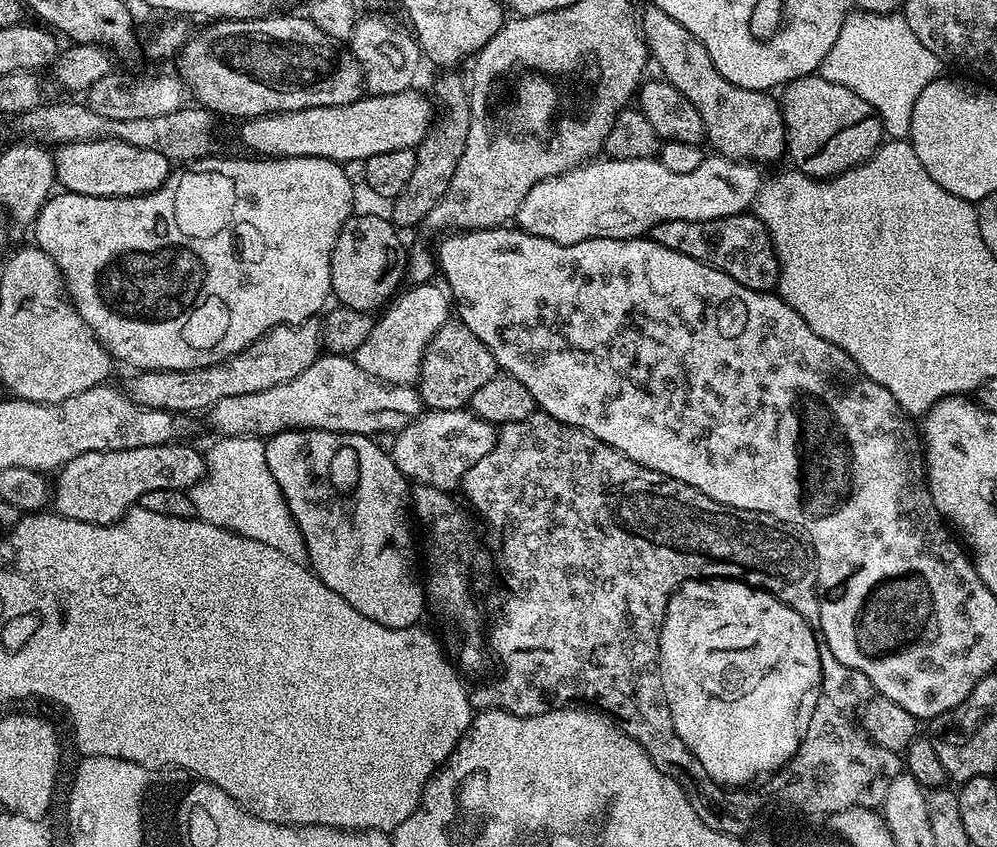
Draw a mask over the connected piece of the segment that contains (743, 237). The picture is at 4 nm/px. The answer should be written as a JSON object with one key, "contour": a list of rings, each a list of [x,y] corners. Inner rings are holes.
{"contour":[[[754,214],[723,216],[713,220],[658,222],[658,226],[651,230],[650,239],[658,242],[658,246],[666,246],[666,250],[678,250],[678,254],[686,254],[686,258],[694,258],[711,268],[722,270],[722,274],[734,278],[734,282],[742,282],[742,286],[755,292],[771,292],[779,285],[780,263],[772,235]]]}

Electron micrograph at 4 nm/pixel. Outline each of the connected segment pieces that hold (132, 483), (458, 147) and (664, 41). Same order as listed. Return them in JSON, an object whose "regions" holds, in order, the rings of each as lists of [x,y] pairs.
{"regions":[[[[173,442],[162,446],[138,446],[134,450],[87,452],[59,469],[54,476],[54,508],[61,516],[92,524],[116,524],[130,509],[139,505],[142,494],[150,490],[190,490],[206,475],[206,456],[191,448],[188,442]]],[[[448,70],[436,80],[431,95],[444,103],[444,108],[448,113],[444,116],[444,121],[429,128],[424,135],[421,144],[417,144],[414,151],[416,161],[414,162],[414,174],[410,177],[410,182],[406,182],[406,190],[398,194],[391,205],[392,213],[390,219],[397,229],[412,228],[423,225],[426,214],[438,206],[442,194],[450,186],[450,178],[454,178],[454,170],[458,170],[458,158],[462,158],[462,150],[466,146],[466,134],[470,134],[470,118],[472,113],[469,108],[470,92],[466,87],[466,80],[459,76],[459,71]]],[[[645,3],[645,8],[638,12],[638,23],[640,25],[640,35],[642,40],[648,44],[648,55],[660,67],[660,72],[667,83],[674,86],[674,90],[678,90],[690,102],[694,102],[694,110],[698,110],[698,114],[702,114],[702,122],[704,123],[704,135],[707,143],[712,143],[711,151],[721,156],[727,156],[729,160],[743,160],[745,162],[755,162],[757,165],[772,164],[779,156],[783,157],[786,152],[786,141],[784,139],[784,119],[780,113],[780,105],[775,95],[768,92],[759,92],[758,90],[746,90],[742,86],[734,86],[730,82],[726,82],[726,78],[722,78],[722,74],[718,74],[718,70],[714,70],[714,66],[710,62],[710,54],[706,54],[706,46],[702,46],[698,42],[698,38],[694,38],[694,34],[690,34],[690,30],[686,30],[686,26],[682,26],[678,22],[674,22],[674,18],[670,18],[670,14],[666,14],[662,10],[658,10],[658,6],[652,3]]]]}

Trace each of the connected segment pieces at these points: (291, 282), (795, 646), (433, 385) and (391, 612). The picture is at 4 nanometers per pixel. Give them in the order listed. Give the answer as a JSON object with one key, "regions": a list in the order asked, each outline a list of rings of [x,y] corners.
{"regions":[[[[286,156],[283,158],[248,158],[252,160],[212,160],[205,158],[191,166],[180,166],[169,171],[166,182],[157,192],[141,196],[87,196],[61,191],[53,194],[42,206],[34,225],[35,247],[41,248],[58,266],[64,276],[66,295],[82,314],[86,326],[104,343],[104,348],[117,361],[133,364],[133,369],[161,372],[162,370],[194,370],[214,366],[261,340],[280,324],[300,324],[303,320],[319,317],[325,311],[324,303],[332,296],[330,262],[334,242],[342,226],[354,215],[352,208],[352,180],[343,163],[313,156]]],[[[735,579],[688,580],[685,584],[681,584],[679,590],[670,598],[660,631],[660,687],[678,738],[682,738],[682,742],[686,742],[686,746],[694,754],[694,758],[702,766],[704,773],[718,785],[748,784],[751,780],[758,779],[763,772],[766,772],[765,774],[775,773],[783,768],[797,751],[801,731],[793,728],[796,712],[808,692],[811,689],[812,692],[819,685],[822,670],[819,658],[821,645],[815,629],[812,626],[809,628],[783,628],[784,622],[790,622],[790,616],[794,616],[792,609],[767,591],[755,589],[753,586],[745,584],[744,581]]],[[[449,320],[431,340],[420,367],[418,391],[421,403],[431,411],[441,412],[464,408],[472,401],[475,391],[496,375],[496,359],[484,342],[459,320]]],[[[313,428],[307,430],[297,430],[294,432],[280,432],[276,436],[267,437],[264,449],[266,450],[266,464],[270,466],[270,472],[274,474],[274,482],[278,482],[278,486],[284,495],[286,506],[290,510],[290,514],[294,518],[294,522],[298,526],[298,530],[302,534],[302,538],[306,542],[306,550],[308,551],[307,563],[310,565],[316,577],[322,582],[326,582],[326,586],[330,586],[330,590],[334,590],[334,594],[342,594],[342,598],[346,598],[346,602],[350,602],[350,606],[354,606],[354,610],[358,610],[358,614],[366,614],[366,618],[374,618],[374,622],[378,622],[387,628],[410,628],[421,623],[420,615],[424,612],[424,604],[426,605],[426,588],[416,577],[416,552],[412,549],[412,528],[408,525],[408,516],[410,520],[410,481],[407,476],[404,476],[398,470],[398,466],[393,462],[391,455],[387,451],[384,452],[376,445],[377,441],[371,436],[359,436],[358,434],[346,434],[345,432],[319,432]]]]}

